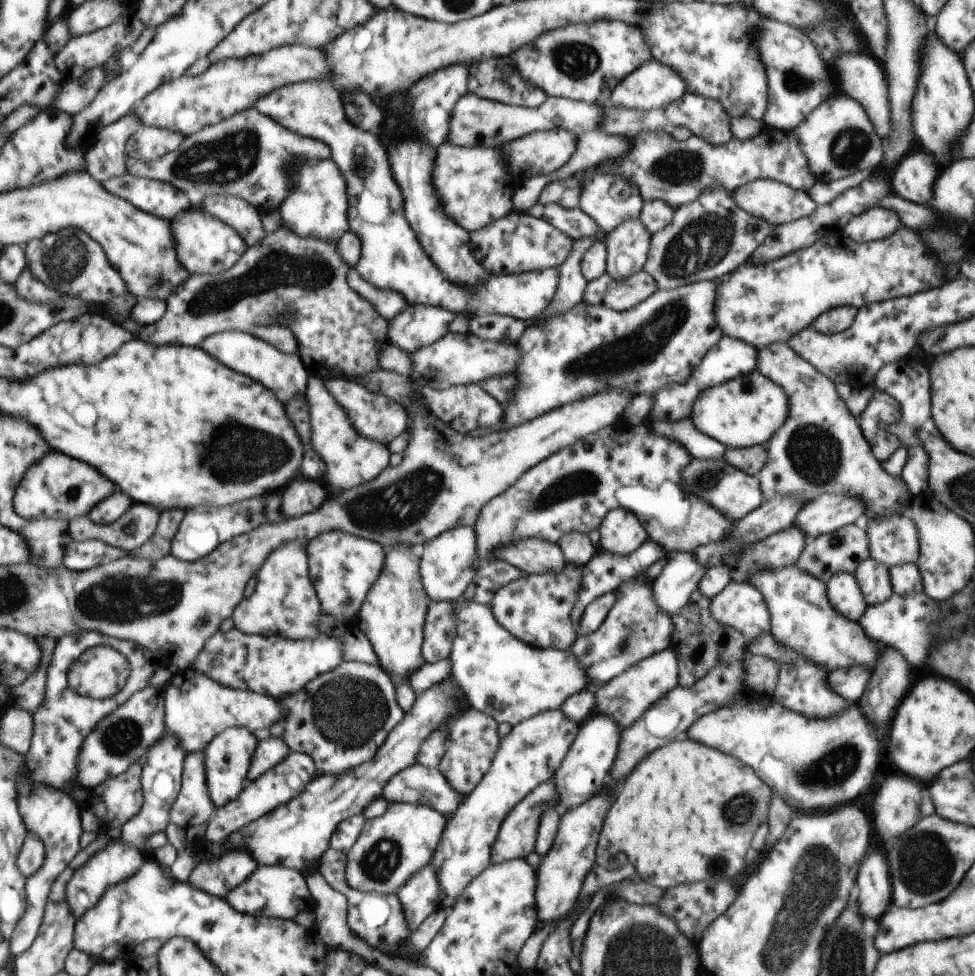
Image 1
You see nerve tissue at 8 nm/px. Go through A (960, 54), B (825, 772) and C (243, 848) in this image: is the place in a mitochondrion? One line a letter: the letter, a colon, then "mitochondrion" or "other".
A: other
B: mitochondrion
C: other

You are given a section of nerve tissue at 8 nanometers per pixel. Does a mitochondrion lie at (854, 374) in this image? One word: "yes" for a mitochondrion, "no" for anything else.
yes

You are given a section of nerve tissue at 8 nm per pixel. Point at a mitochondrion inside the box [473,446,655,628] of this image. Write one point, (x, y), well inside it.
(580, 483)

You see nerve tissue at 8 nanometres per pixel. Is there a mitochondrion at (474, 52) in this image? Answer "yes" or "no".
no

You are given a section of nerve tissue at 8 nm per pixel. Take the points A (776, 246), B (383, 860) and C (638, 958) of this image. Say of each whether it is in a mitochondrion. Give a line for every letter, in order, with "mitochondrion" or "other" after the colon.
A: other
B: mitochondrion
C: mitochondrion

